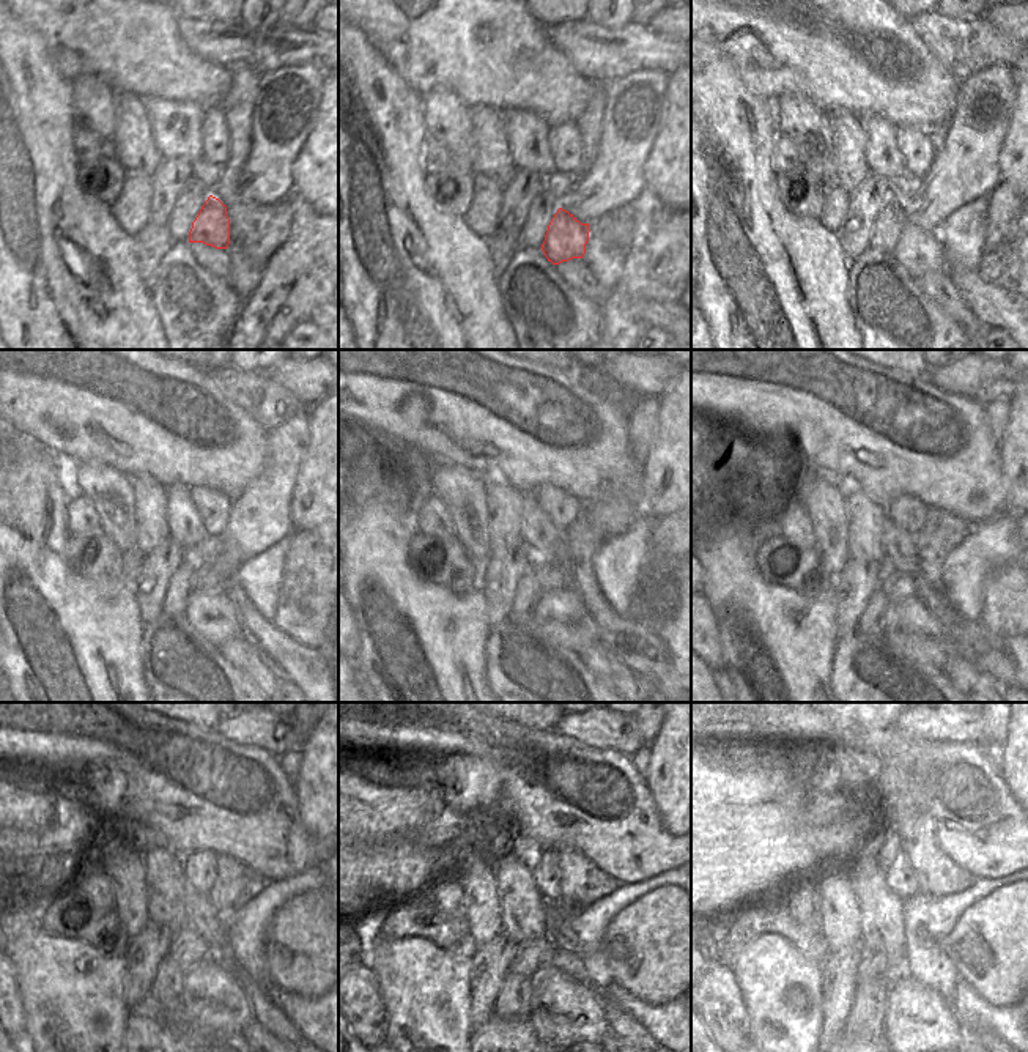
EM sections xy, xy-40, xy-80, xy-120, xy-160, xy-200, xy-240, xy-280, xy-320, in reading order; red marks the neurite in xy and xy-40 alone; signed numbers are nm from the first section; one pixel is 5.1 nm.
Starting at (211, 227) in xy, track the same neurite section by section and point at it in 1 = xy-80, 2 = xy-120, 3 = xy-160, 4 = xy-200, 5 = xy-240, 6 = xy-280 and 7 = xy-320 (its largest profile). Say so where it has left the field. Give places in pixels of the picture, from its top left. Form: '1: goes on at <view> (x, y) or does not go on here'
1: goes on at xy-80 (918, 251)
2: goes on at xy-120 (210, 611)
3: goes on at xy-160 (561, 616)
4: goes on at xy-200 (910, 629)
5: goes on at xy-240 (211, 996)
6: goes on at xy-280 (564, 1010)
7: goes on at xy-320 (917, 1019)

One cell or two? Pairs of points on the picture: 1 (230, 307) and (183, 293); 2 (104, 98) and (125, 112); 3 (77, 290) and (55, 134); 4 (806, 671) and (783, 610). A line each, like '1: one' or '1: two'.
1: one
2: two
3: one
4: one

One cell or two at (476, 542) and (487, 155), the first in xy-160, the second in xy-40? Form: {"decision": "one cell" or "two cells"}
{"decision": "two cells"}

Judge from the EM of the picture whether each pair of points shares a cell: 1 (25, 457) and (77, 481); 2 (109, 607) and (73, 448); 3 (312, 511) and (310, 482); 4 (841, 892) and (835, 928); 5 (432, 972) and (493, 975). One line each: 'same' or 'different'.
1: different
2: different
3: same
4: same
5: different

